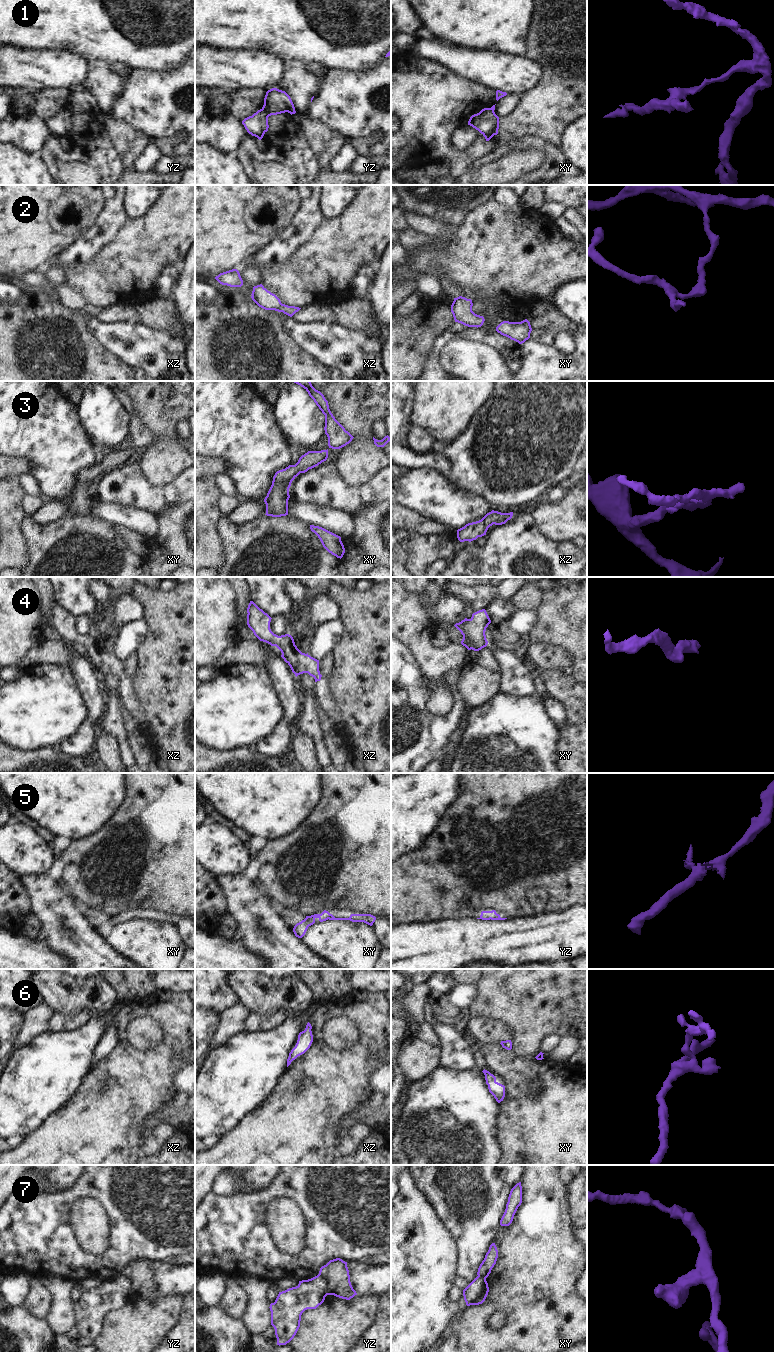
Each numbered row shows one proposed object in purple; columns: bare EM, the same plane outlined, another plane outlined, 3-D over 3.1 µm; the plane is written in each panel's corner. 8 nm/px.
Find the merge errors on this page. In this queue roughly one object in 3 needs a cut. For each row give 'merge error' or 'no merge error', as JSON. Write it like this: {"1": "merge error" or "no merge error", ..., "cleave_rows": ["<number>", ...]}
{"1": "merge error", "2": "no merge error", "3": "no merge error", "4": "no merge error", "5": "no merge error", "6": "no merge error", "7": "merge error", "cleave_rows": ["1", "7"]}

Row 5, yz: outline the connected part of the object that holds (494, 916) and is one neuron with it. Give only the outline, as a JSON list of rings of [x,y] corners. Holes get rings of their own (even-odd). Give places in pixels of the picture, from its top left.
[[[495,910],[492,911],[482,911],[481,915],[477,919],[482,919],[482,920],[505,920],[507,918],[501,918],[499,914],[496,913]]]

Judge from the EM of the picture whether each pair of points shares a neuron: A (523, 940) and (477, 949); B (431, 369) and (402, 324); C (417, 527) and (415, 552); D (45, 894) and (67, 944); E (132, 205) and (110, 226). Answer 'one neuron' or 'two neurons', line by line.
A: one neuron
B: two neurons
C: two neurons
D: one neuron
E: two neurons

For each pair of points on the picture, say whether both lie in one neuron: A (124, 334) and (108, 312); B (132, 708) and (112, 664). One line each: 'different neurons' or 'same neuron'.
A: different neurons
B: same neuron

